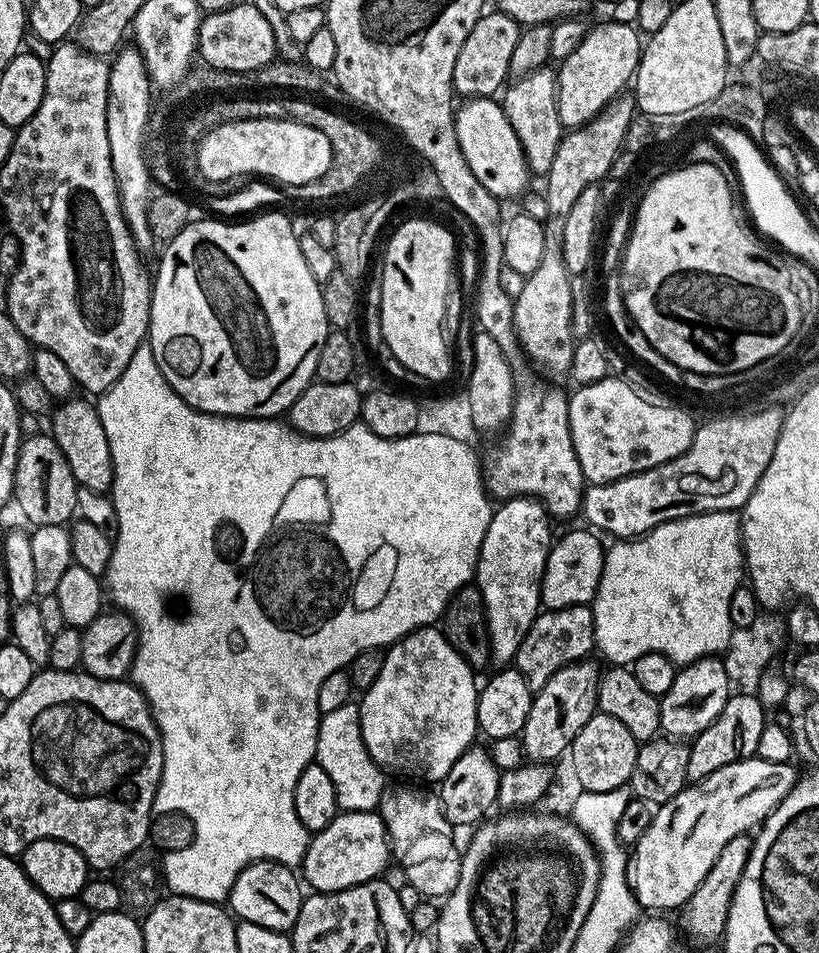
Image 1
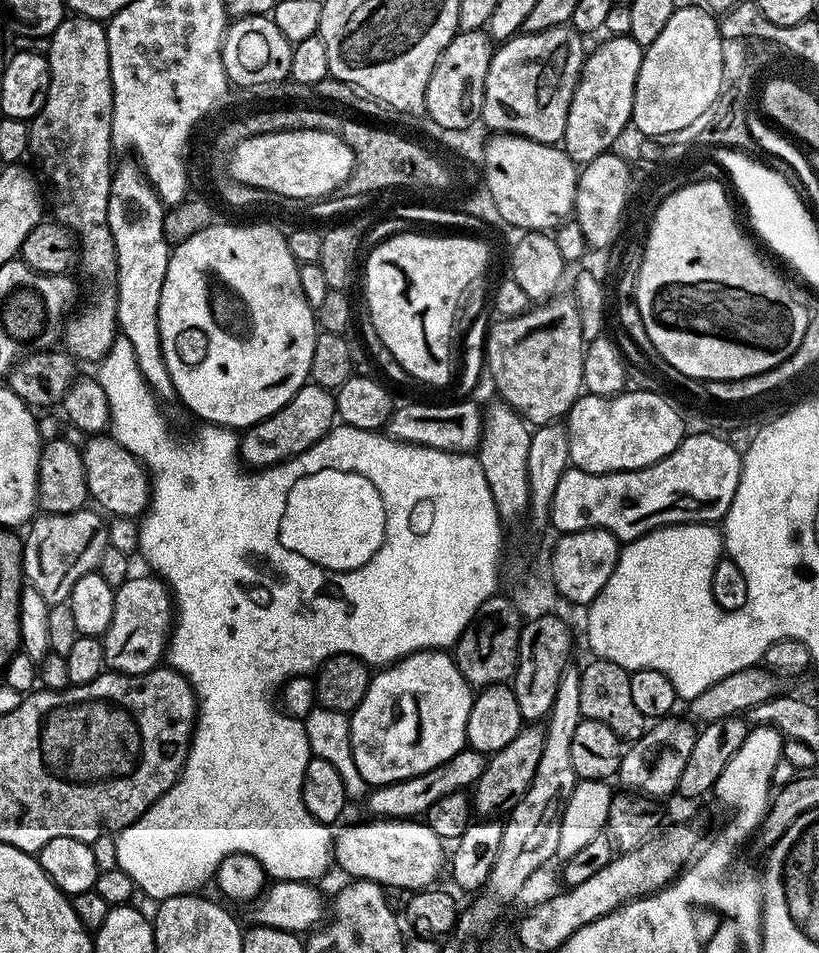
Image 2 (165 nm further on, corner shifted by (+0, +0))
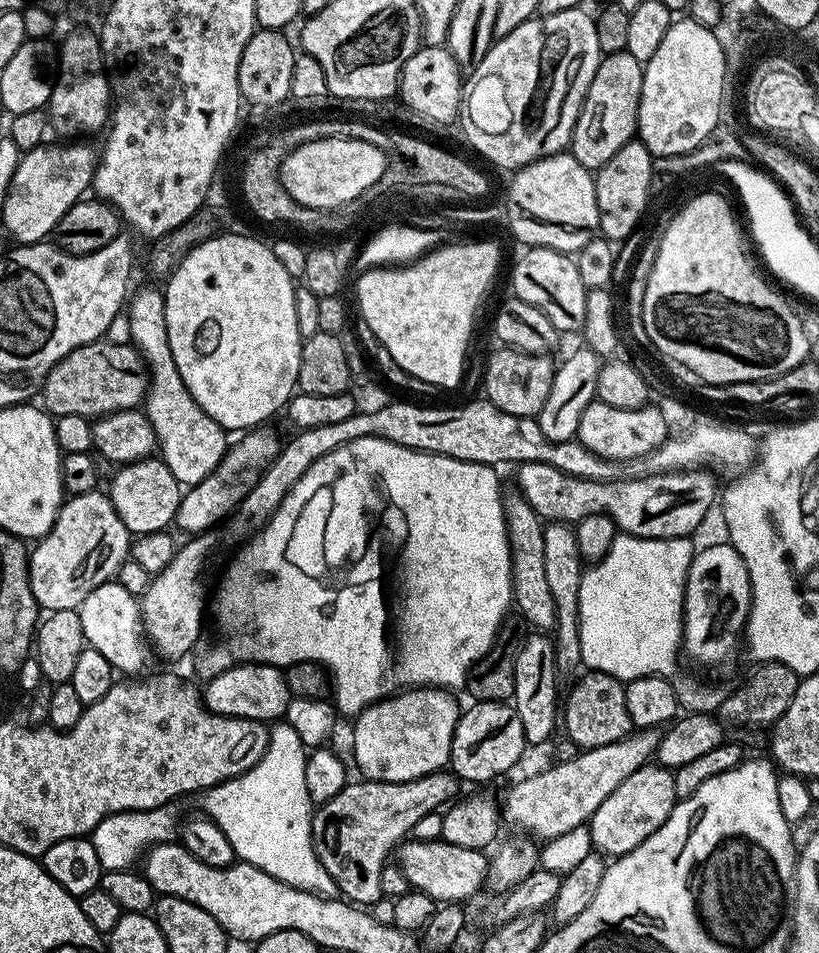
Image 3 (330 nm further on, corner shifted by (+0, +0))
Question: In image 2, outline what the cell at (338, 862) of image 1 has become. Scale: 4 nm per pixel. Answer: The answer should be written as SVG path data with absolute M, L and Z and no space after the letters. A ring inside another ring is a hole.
M372 818L369 824L348 824L334 836L334 860L349 877L372 880L384 887L400 886L415 890L437 883L446 862L446 844L427 822L415 819ZM445 848L445 852L444 852Z

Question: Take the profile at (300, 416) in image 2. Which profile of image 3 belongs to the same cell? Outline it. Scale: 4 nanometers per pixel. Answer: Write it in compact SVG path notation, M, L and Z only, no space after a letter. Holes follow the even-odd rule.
M257 426L245 431L240 441L229 443L222 462L202 478L202 482L191 485L181 495L180 505L176 511L175 527L180 527L184 534L199 534L223 525L236 511L236 507L254 490L258 478L278 455L282 447L282 436L272 426ZM221 523L221 524L220 524ZM220 524L220 525L216 525Z

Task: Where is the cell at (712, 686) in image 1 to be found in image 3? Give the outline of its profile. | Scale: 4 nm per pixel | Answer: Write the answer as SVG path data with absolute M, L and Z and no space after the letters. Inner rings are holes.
M645 766L634 770L618 790L612 794L596 810L590 819L590 835L592 847L597 853L603 854L608 858L624 856L630 850L634 850L672 812L673 806L677 804L676 791L674 790L673 769L662 768L659 766Z

